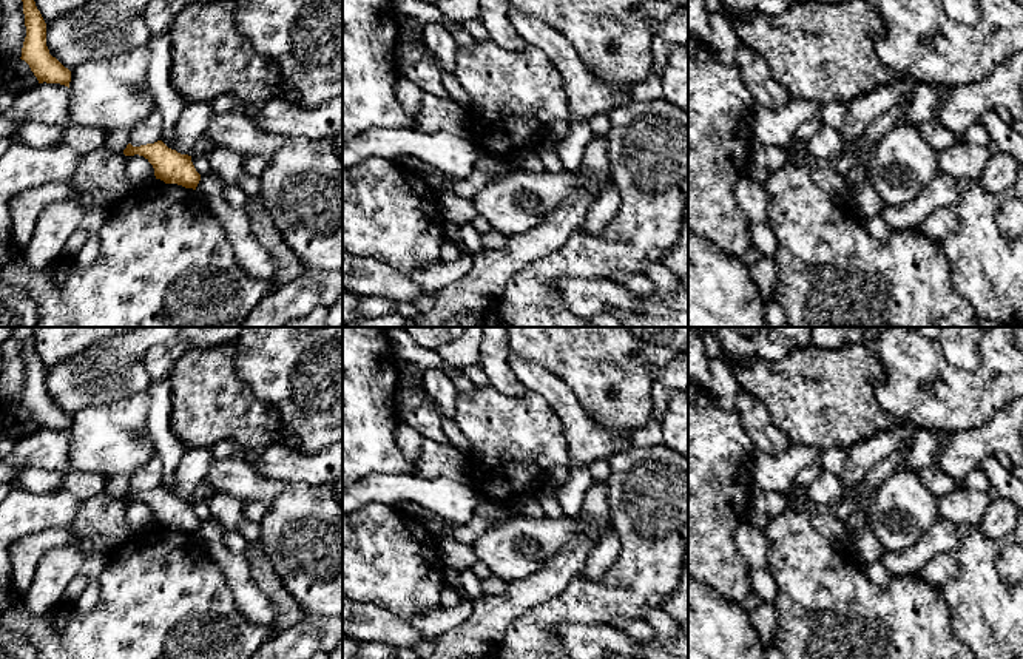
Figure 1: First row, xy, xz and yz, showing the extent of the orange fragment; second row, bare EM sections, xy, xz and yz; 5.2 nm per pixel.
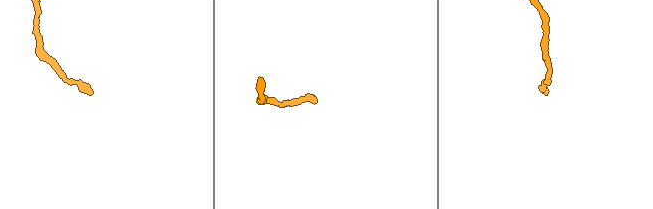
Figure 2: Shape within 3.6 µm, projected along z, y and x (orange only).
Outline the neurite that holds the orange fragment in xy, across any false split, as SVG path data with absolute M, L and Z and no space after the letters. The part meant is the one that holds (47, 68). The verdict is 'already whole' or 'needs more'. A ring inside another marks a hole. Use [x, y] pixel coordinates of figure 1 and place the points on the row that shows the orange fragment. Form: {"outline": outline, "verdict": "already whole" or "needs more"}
{"outline": "M22 2L26 37L20 59L29 65L39 83L60 83L69 88L71 71L49 54L49 49L46 46L46 23L35 6L35 2Z", "verdict": "already whole"}

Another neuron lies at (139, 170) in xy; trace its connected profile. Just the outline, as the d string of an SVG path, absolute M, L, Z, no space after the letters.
M127 156L127 176L133 187L154 179L154 168L143 156Z

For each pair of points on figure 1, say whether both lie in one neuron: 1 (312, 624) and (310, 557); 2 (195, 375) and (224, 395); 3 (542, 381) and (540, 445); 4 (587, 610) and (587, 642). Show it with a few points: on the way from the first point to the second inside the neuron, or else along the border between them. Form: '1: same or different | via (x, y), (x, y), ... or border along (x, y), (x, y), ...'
1: different | border along (304, 613), (318, 613), (326, 618)
2: same | via (202, 383), (216, 395)
3: different | border along (533, 389), (554, 411)
4: different | border along (619, 628), (599, 624), (562, 624), (553, 636)

